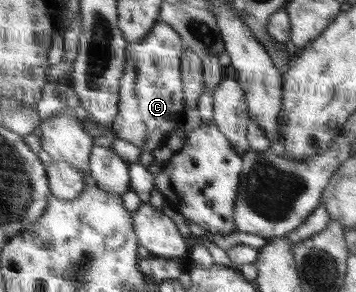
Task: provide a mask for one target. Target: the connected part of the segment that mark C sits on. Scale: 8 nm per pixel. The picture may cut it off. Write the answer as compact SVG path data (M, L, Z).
M158 20L139 43L127 42L126 68L121 80L118 114L111 124L117 139L136 144L142 152L157 148L179 124L183 110L181 56L184 45L179 33L167 22Z

